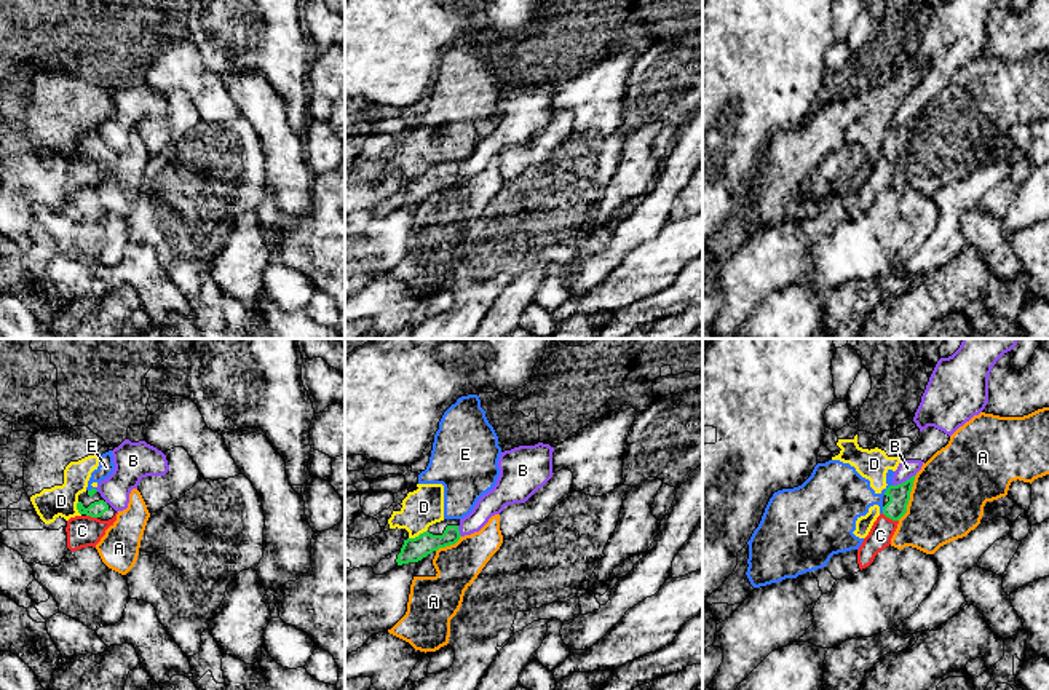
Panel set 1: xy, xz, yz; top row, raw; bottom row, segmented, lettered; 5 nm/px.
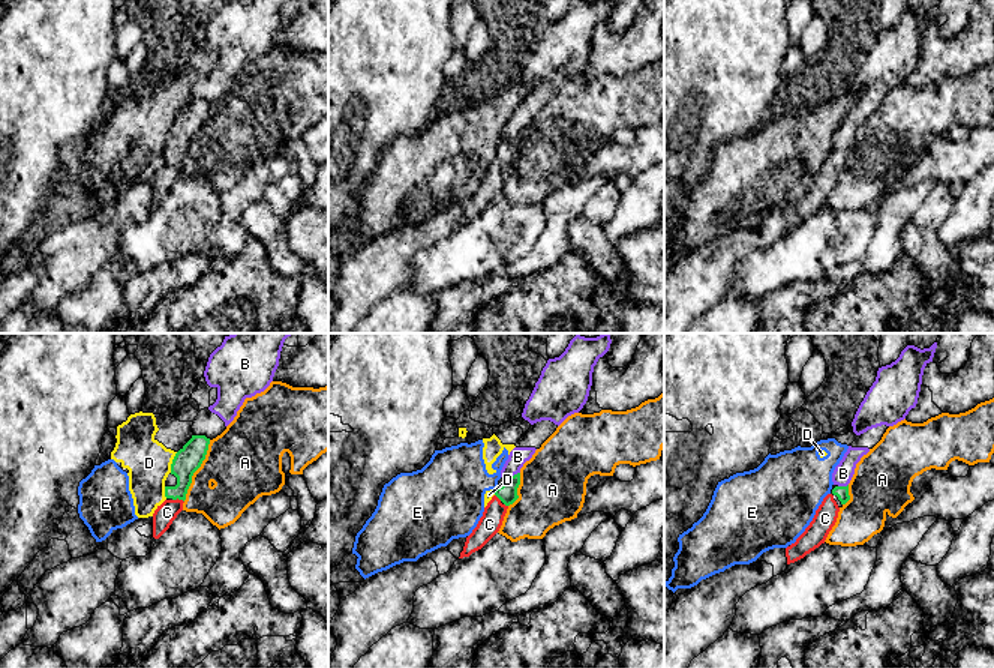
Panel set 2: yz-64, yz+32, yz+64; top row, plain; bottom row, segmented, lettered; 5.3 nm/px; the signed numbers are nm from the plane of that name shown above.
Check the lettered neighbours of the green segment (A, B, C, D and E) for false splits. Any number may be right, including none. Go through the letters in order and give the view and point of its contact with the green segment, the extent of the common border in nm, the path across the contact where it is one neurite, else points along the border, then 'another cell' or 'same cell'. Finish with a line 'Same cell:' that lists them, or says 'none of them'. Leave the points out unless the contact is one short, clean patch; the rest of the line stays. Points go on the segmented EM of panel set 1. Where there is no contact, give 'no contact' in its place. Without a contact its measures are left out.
A: contact yz (909, 497); length 260 nm; another cell
B: contact yz (906, 481); length 140 nm; another cell
C: contact yz (890, 518); length 100 nm; way yz (899, 495), (890, 518), (880, 535); same cell
D: contact xz (419, 535); length 110 nm; border xz (427, 529), (409, 539); another cell
E: contact yz (886, 489); length 70 nm; border yz (891, 484), (883, 494); another cell
Same cell: C

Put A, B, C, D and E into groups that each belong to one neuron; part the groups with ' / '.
A / B / C / D E

